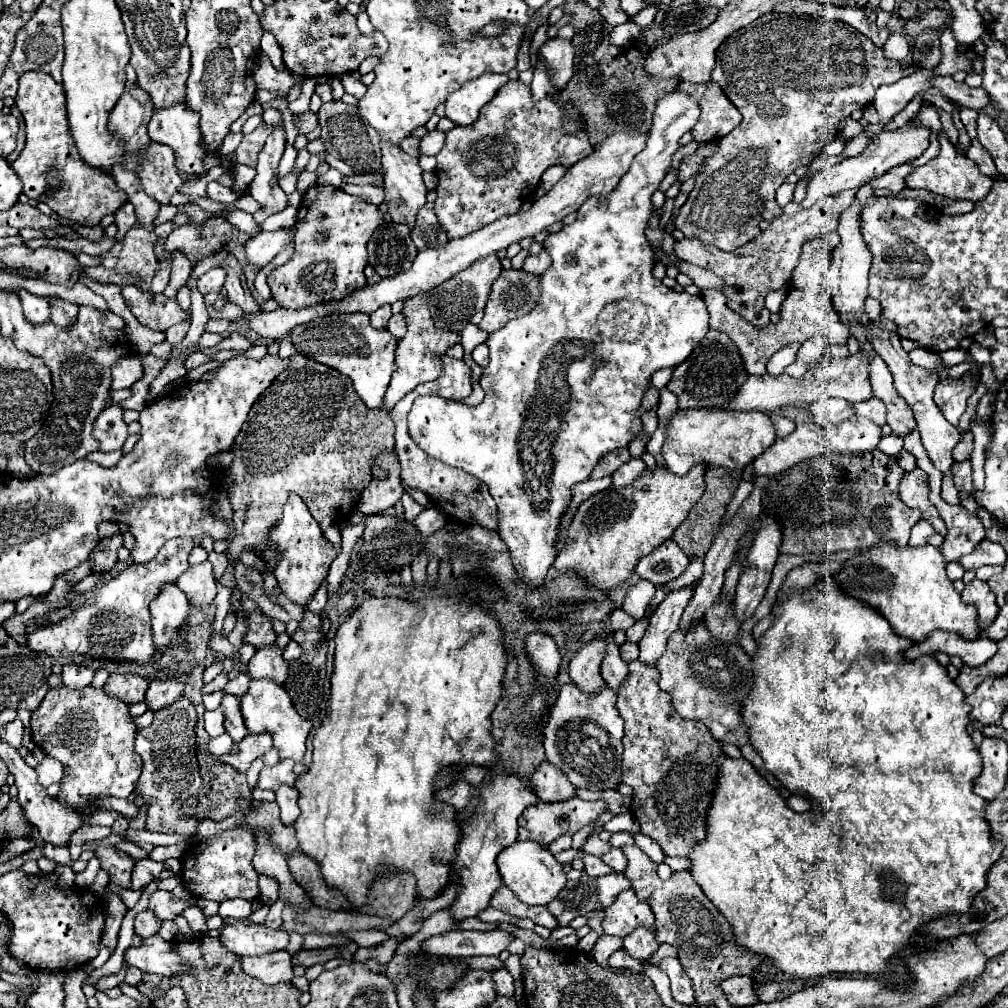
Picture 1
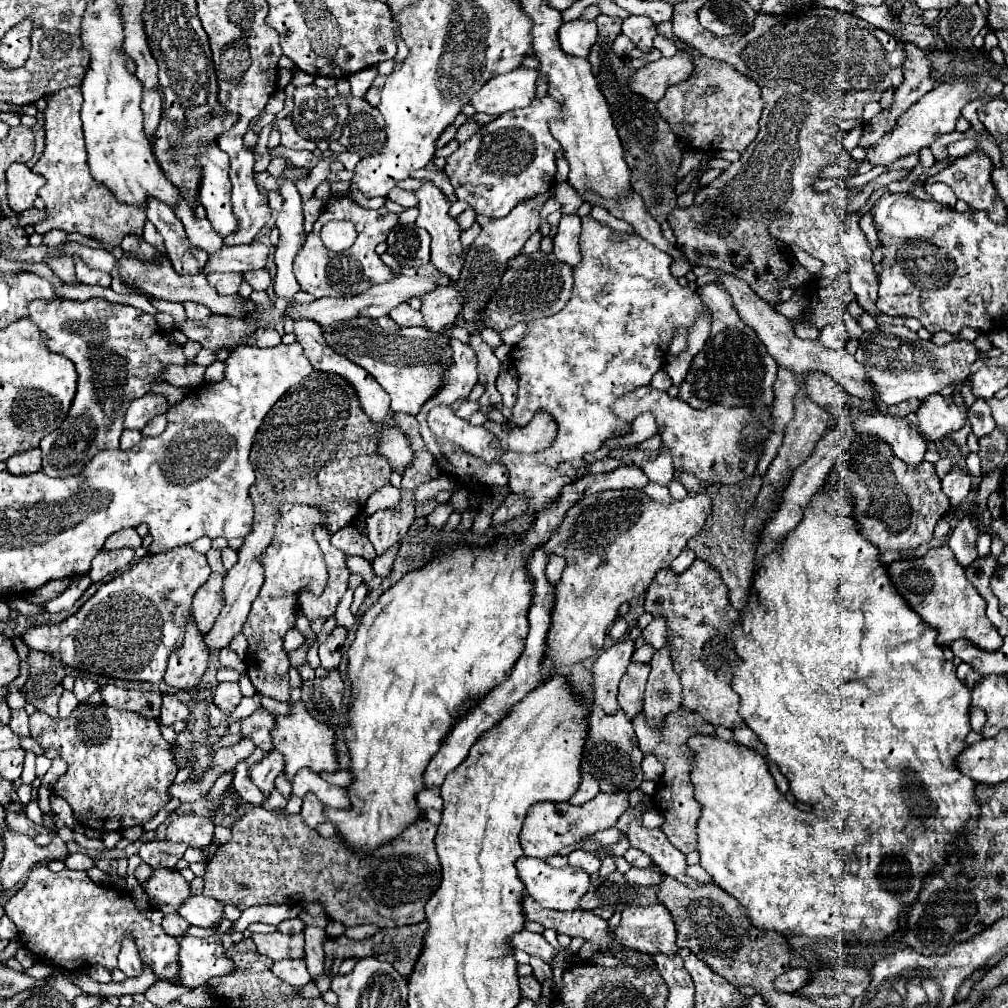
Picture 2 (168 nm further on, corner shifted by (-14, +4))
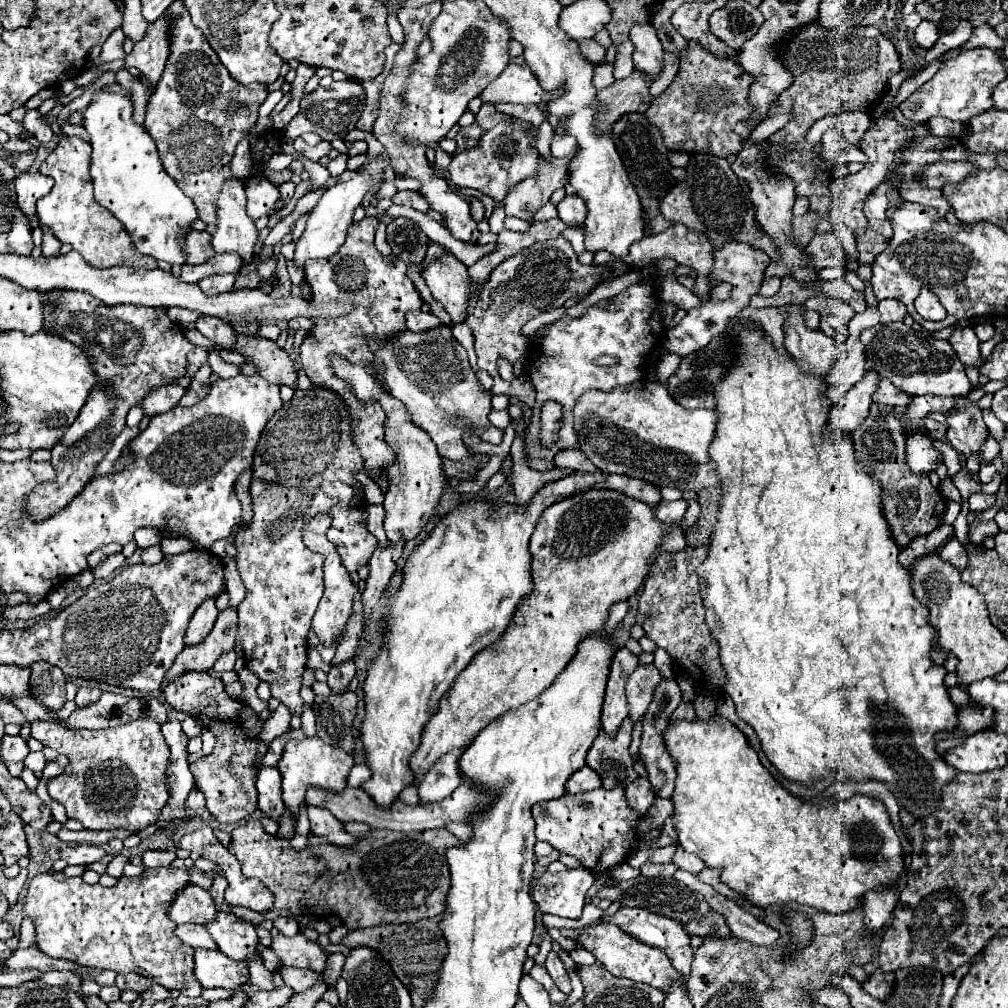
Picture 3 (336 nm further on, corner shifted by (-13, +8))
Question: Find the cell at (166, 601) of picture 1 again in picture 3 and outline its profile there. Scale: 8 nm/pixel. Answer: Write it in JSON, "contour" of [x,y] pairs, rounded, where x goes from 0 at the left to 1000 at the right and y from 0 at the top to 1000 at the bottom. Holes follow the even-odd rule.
{"contour":[[[184,668],[164,684],[166,697],[182,705],[205,721],[213,733],[213,745],[205,751],[199,751],[188,759],[195,783],[205,793],[205,803],[213,811],[213,814],[221,818],[233,818],[235,814],[245,813],[255,805],[255,743],[259,735],[261,715],[257,709],[243,697],[231,695],[223,688],[223,678],[215,672],[207,672],[207,668]]]}

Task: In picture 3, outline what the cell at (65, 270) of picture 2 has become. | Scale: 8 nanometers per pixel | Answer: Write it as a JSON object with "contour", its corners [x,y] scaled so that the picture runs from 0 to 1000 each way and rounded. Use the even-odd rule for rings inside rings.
{"contour":[[[43,231],[43,253],[49,253],[49,255],[53,255],[53,253],[57,253],[59,251],[59,247],[61,247],[61,241],[51,233],[51,231]]]}

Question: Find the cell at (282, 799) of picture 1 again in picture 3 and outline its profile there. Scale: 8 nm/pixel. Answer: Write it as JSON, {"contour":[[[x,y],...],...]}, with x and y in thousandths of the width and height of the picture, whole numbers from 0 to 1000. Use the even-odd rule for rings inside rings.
{"contour":[[[307,801],[305,803],[307,807],[307,814],[309,814],[309,826],[316,828],[316,830],[322,830],[326,836],[334,838],[334,840],[348,840],[348,838],[354,838],[354,830],[346,828],[342,822],[340,822],[340,816],[334,814],[324,803],[318,803],[318,801]]]}

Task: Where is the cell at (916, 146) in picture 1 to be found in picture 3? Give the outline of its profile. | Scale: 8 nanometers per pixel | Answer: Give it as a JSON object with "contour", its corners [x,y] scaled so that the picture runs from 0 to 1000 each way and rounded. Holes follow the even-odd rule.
{"contour":[[[969,47],[969,49],[955,49],[949,57],[943,57],[936,63],[936,66],[926,74],[924,80],[920,80],[916,86],[912,86],[900,100],[892,104],[896,106],[896,114],[908,122],[920,122],[924,116],[941,116],[945,120],[961,120],[961,116],[967,116],[969,112],[975,112],[977,108],[985,106],[983,92],[999,76],[999,68],[993,61],[993,53],[989,49],[979,49],[979,47]]]}

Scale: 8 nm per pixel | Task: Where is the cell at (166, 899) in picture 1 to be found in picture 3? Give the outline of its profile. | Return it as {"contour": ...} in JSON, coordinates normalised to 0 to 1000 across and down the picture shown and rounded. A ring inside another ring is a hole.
{"contour":[[[217,906],[211,916],[205,918],[205,924],[215,934],[219,945],[233,953],[247,953],[259,949],[255,943],[255,926],[249,916],[237,914],[233,908]]]}

